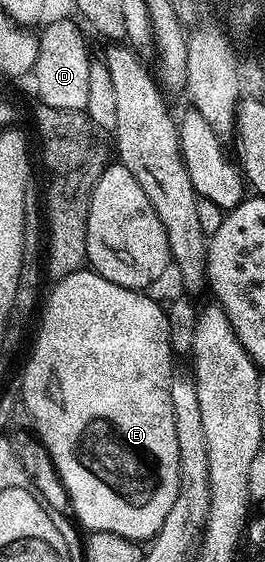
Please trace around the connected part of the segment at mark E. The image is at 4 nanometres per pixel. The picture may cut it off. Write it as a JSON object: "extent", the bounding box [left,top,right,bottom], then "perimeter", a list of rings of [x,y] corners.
{"extent":[20,267,180,543],"perimeter":[[[86,267],[61,278],[55,285],[58,286],[51,291],[50,298],[46,301],[34,350],[31,351],[30,358],[26,361],[26,370],[22,373],[20,397],[31,411],[33,432],[38,432],[38,437],[42,440],[67,495],[70,496],[70,505],[75,513],[73,516],[80,522],[81,528],[95,533],[115,533],[135,543],[149,542],[160,531],[168,511],[172,511],[172,503],[176,503],[180,487],[180,447],[176,447],[176,423],[174,408],[170,402],[170,382],[175,372],[173,369],[176,357],[170,349],[167,310],[145,292],[120,287]]]}

